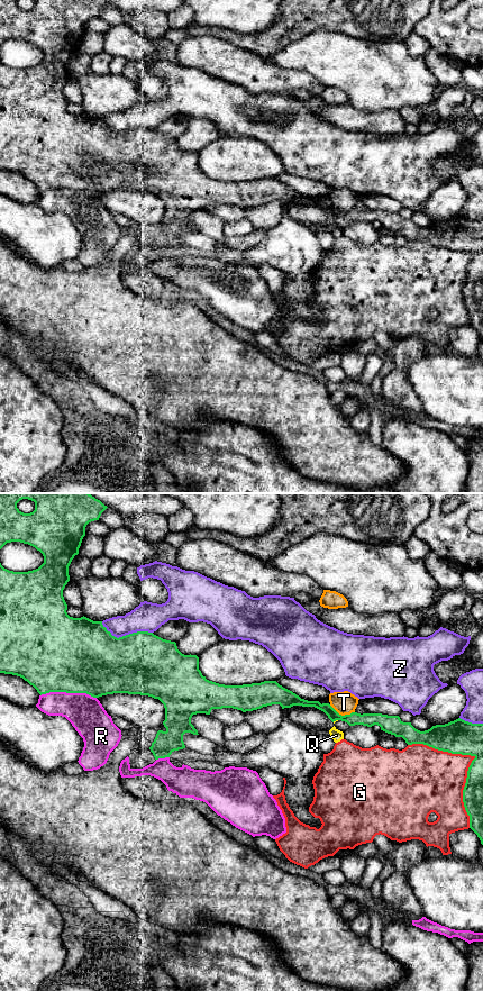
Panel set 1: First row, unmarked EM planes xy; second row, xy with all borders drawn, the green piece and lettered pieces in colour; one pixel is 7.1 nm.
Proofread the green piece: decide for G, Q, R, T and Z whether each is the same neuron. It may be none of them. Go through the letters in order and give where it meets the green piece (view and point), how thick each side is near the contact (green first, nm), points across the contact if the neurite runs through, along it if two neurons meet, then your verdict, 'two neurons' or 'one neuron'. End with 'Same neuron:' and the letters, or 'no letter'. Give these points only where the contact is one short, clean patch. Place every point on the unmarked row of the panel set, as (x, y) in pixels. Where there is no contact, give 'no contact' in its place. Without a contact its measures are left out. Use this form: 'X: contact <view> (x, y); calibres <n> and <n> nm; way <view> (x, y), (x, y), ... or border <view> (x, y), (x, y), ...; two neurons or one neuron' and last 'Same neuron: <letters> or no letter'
G: contact xy (473, 256); calibres 240 and 340 nm; two neurons
Q: contact xy (335, 217); calibres 100 and 20 nm; border xy (337, 216), (333, 218); two neurons
R: contact xy (69, 189); calibres 500 and 260 nm; two neurons
T: contact xy (340, 211); calibres 100 and 160 nm; two neurons
Z: contact xy (126, 132); calibres 440 and 200 nm; two neurons
Same neuron: no letter

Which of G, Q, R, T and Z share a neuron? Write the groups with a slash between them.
G / Q T / R / Z

